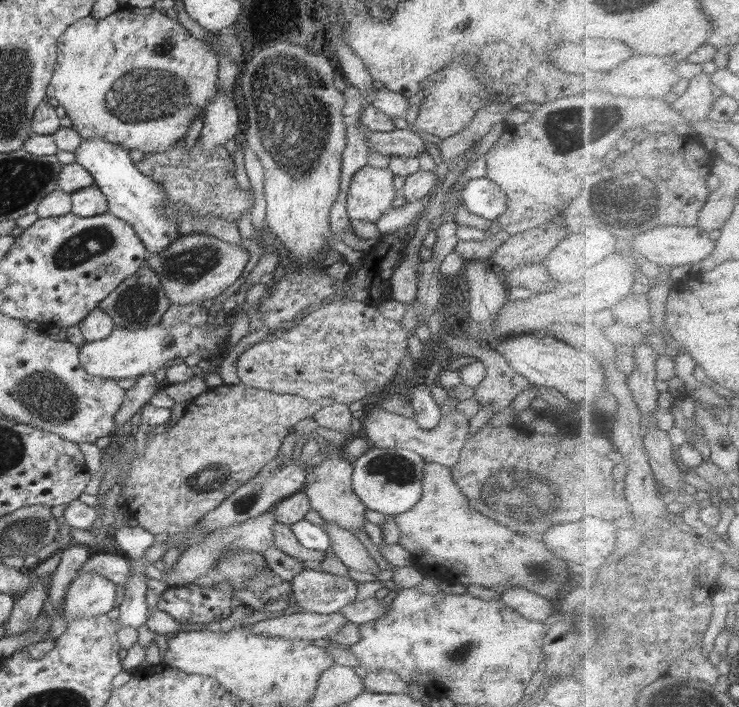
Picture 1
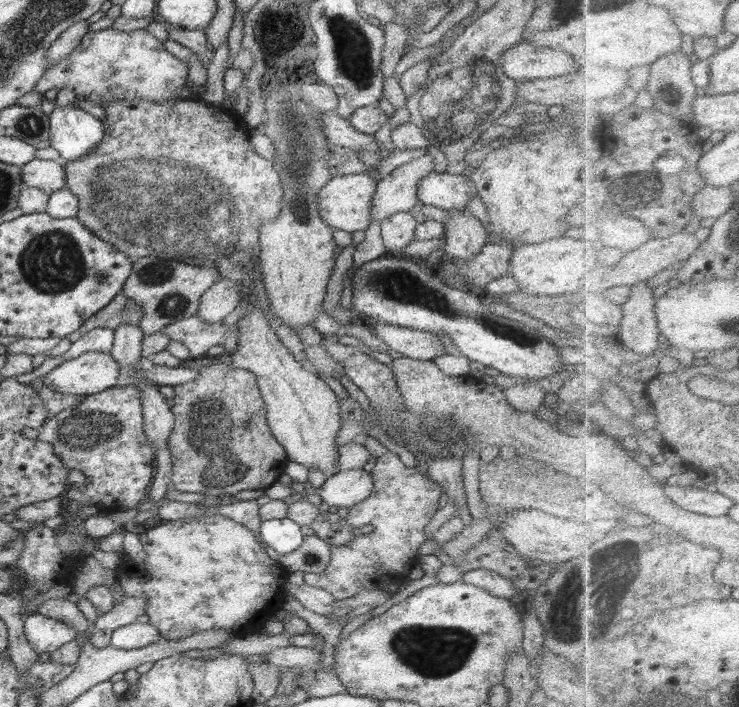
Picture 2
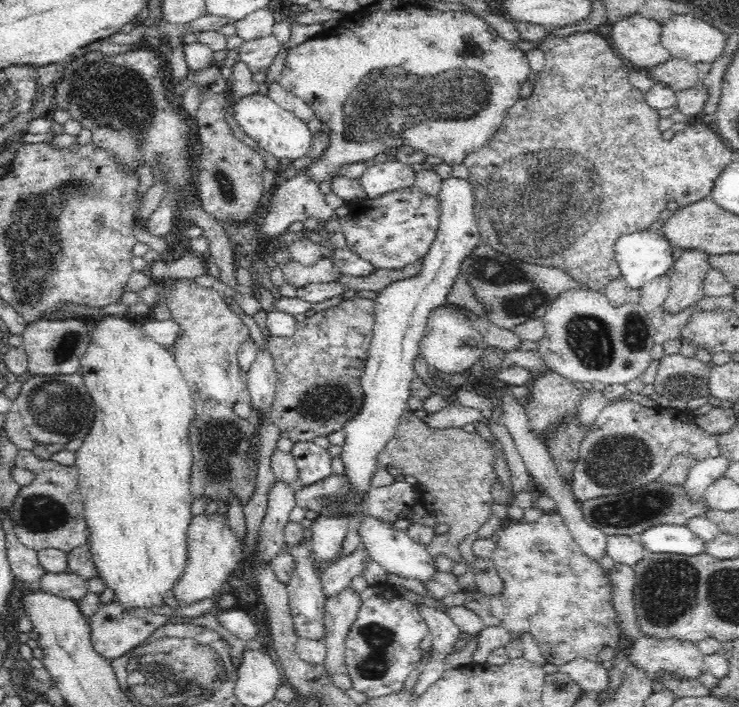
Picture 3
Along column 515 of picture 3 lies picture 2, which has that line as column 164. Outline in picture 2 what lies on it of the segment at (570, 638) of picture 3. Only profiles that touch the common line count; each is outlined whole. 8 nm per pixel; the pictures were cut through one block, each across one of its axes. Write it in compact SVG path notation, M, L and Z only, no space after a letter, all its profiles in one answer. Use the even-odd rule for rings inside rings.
M220 514L158 521L149 524L147 532L139 537L146 553L145 561L139 565L122 552L120 568L116 572L118 584L125 595L146 597L146 616L162 637L178 640L202 631L232 629L234 636L244 638L260 632L282 609L286 598L284 584L290 572L268 556L261 542L242 523Z

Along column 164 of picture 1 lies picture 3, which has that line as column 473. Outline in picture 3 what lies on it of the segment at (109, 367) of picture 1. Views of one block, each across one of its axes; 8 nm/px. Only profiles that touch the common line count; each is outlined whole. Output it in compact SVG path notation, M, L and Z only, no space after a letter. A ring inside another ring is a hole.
M444 304L434 308L428 317L420 342L420 356L435 370L443 373L465 373L482 358L487 347L482 333L473 327L469 319Z

